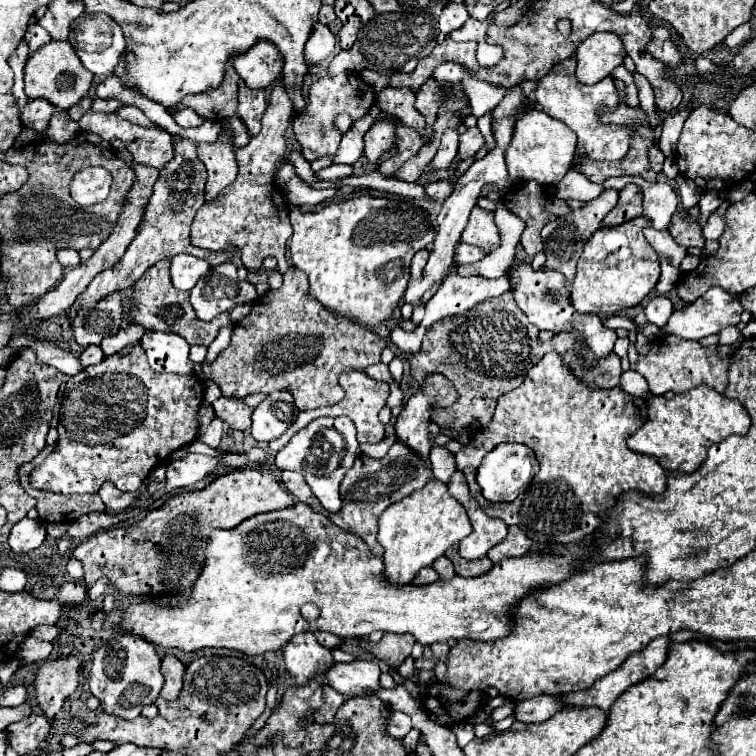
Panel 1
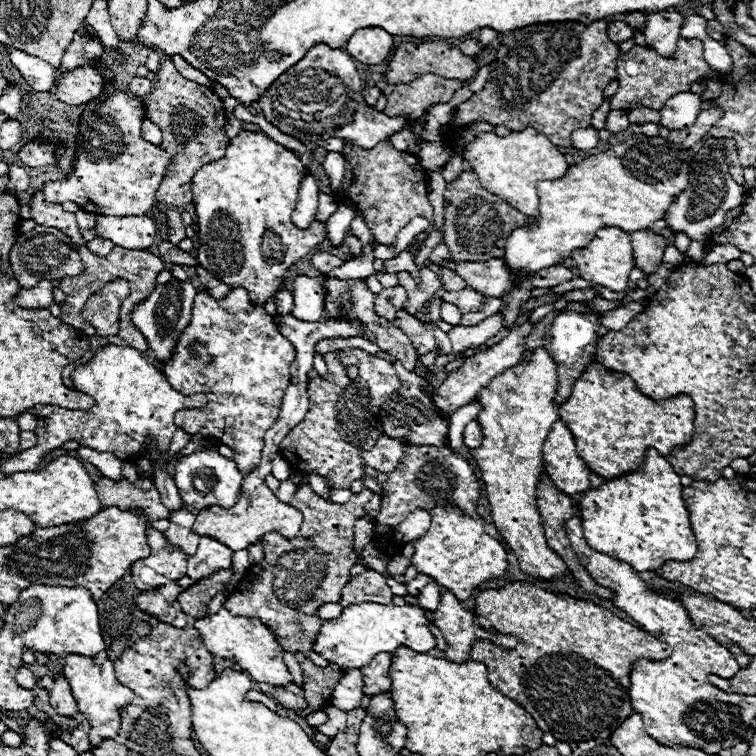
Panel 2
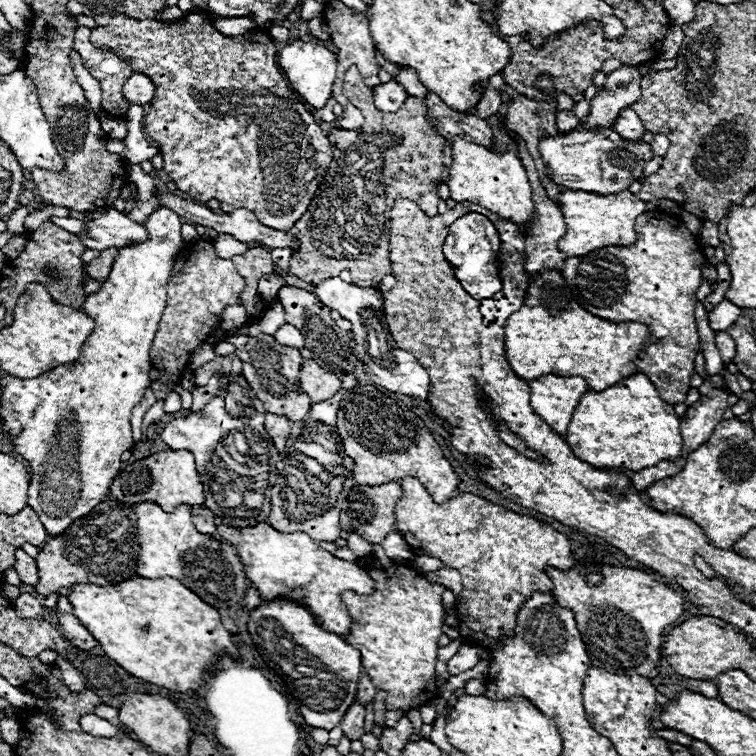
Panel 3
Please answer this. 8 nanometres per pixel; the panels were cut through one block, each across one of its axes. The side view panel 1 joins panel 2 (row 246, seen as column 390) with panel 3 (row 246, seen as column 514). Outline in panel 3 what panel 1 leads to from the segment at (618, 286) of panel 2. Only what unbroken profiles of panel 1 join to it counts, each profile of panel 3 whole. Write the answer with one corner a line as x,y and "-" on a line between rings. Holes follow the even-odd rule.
564,190
558,196
558,206
566,220
566,234
560,238
558,248
566,256
584,256
590,250
598,250
604,246
630,246
636,242
634,222
640,214
646,212
646,202
642,202
630,190
622,190
618,194
594,194
584,190

